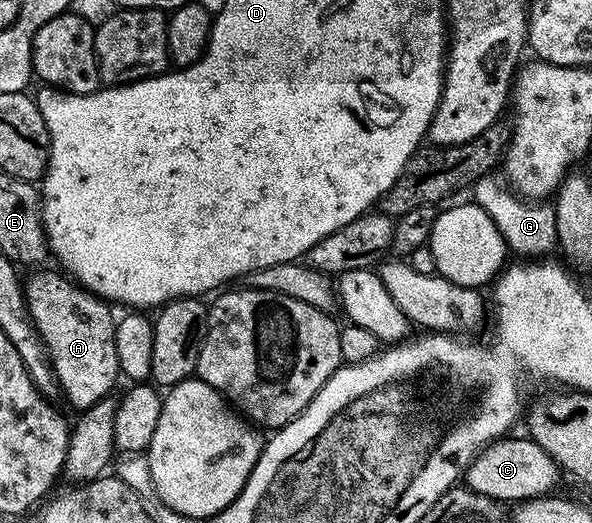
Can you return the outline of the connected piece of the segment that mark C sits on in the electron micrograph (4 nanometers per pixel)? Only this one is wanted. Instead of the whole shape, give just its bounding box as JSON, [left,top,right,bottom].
[465,437,561,504]

